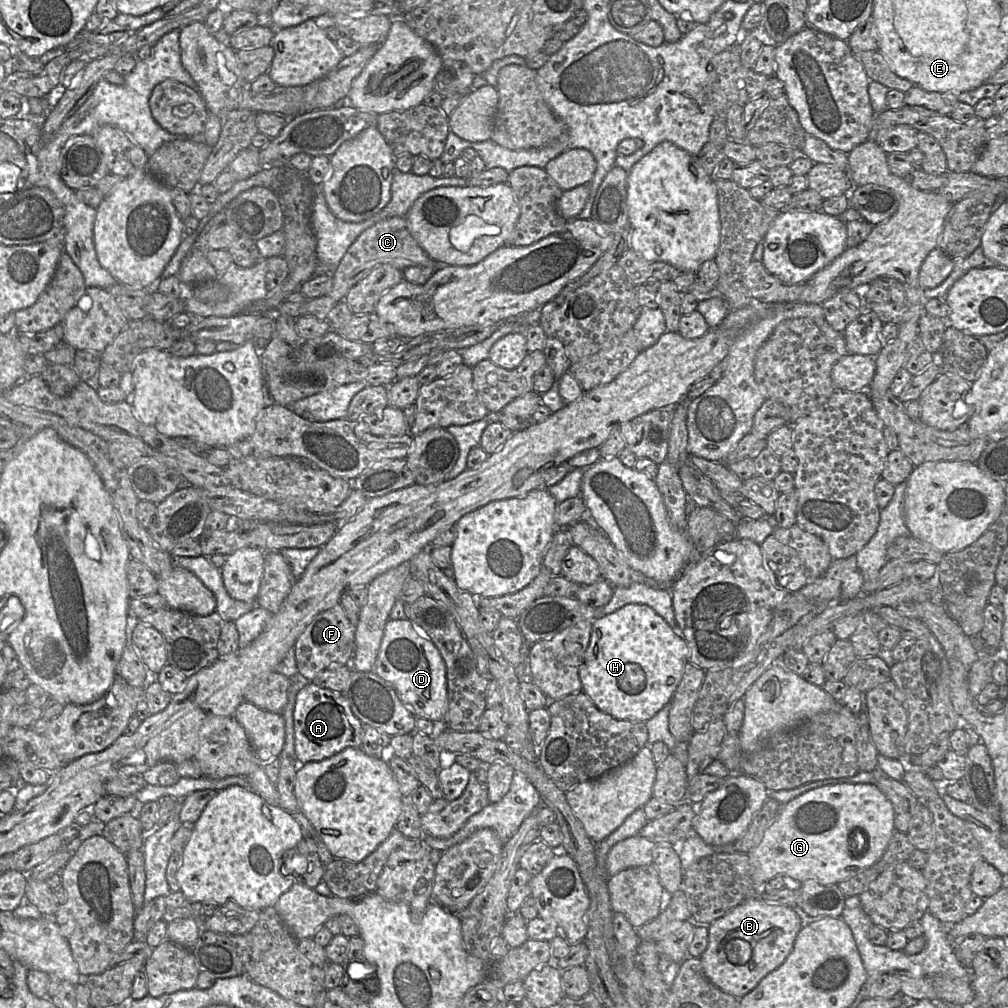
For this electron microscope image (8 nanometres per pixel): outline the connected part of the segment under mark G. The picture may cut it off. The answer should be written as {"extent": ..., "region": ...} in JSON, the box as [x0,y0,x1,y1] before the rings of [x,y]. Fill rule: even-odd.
{"extent":[747,784,895,897],"region":[[[874,784],[828,785],[807,791],[782,806],[760,843],[747,853],[757,897],[766,893],[765,883],[776,876],[838,885],[876,864],[895,832],[893,806]],[[860,833],[866,844],[855,850],[852,839],[863,839]]]}

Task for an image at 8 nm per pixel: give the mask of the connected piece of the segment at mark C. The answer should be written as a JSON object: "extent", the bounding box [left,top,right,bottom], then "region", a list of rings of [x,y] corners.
{"extent":[327,216,437,302],"region":[[[394,216],[383,219],[363,231],[351,244],[332,273],[332,288],[327,296],[336,302],[344,300],[346,293],[371,270],[380,265],[391,265],[403,271],[407,267],[423,266],[437,268],[437,264],[412,237],[405,217]]]}

